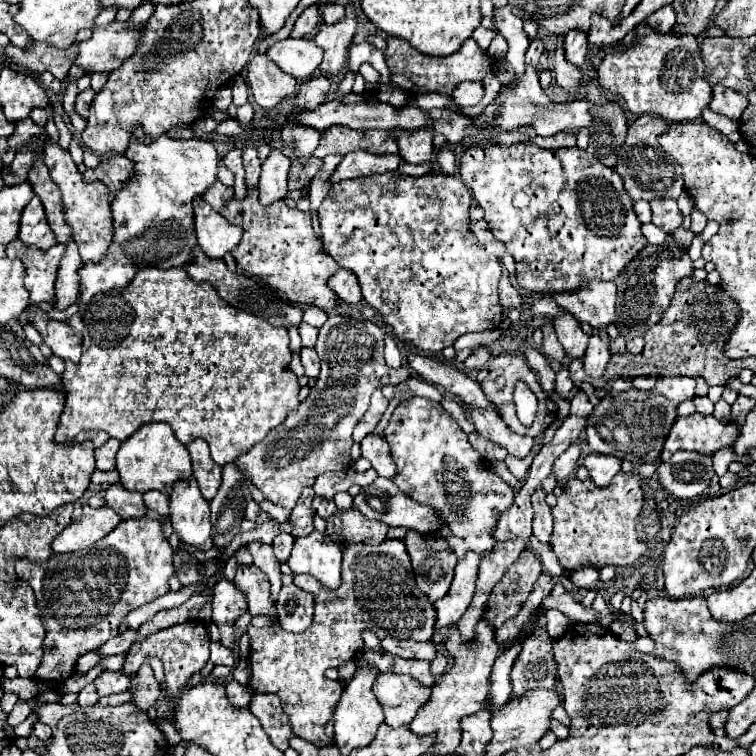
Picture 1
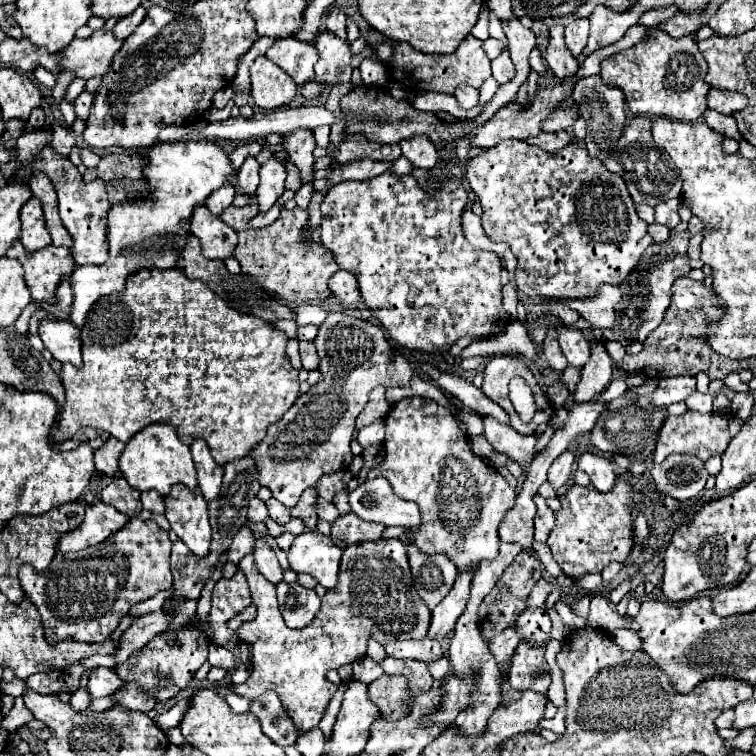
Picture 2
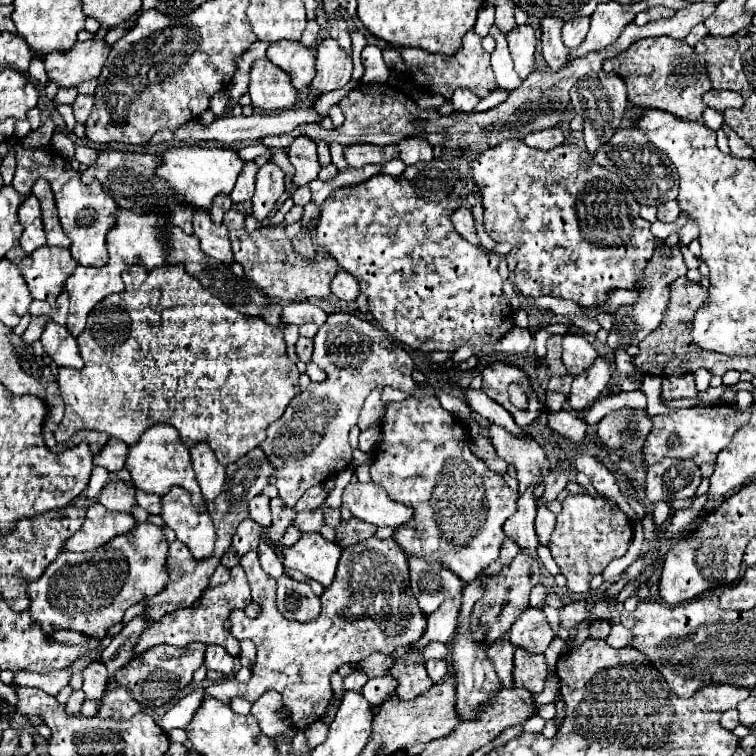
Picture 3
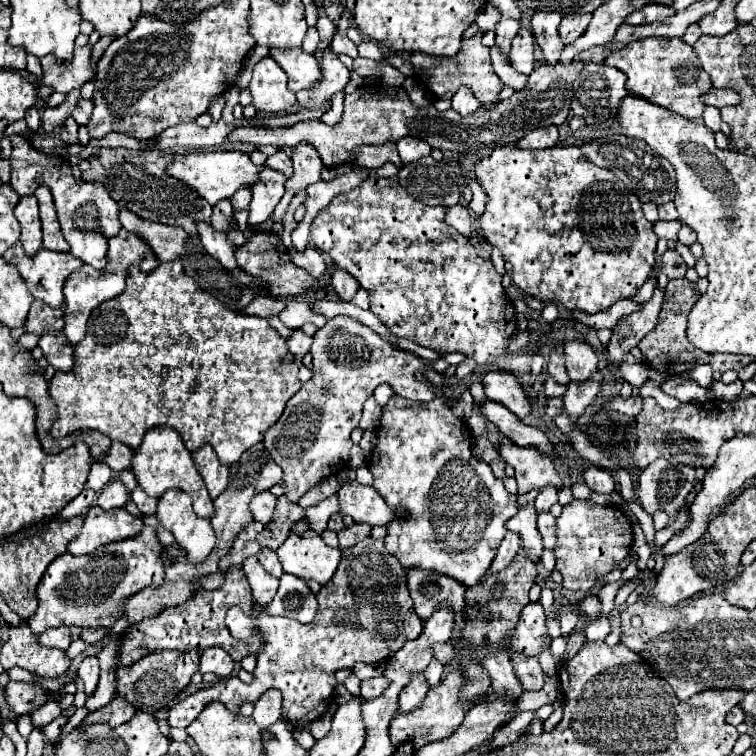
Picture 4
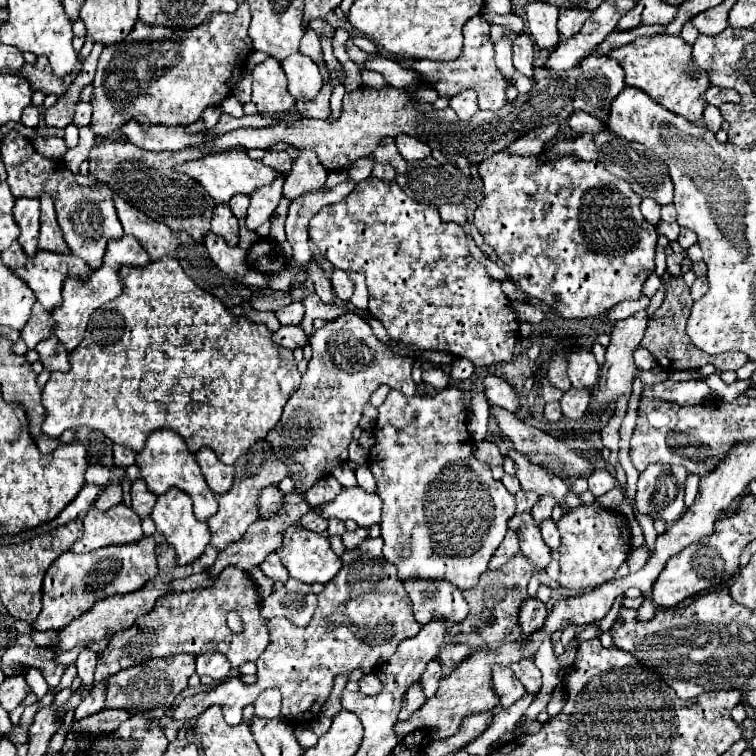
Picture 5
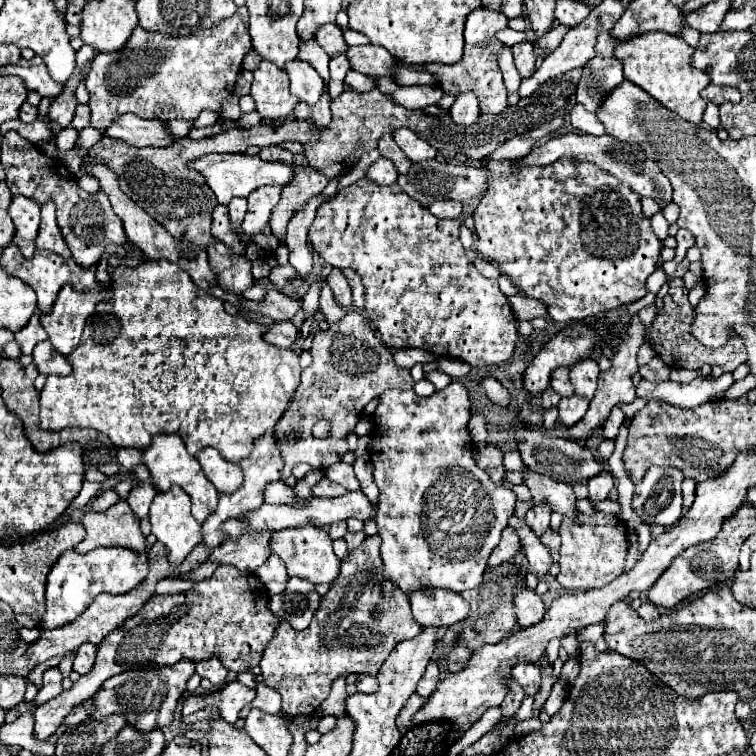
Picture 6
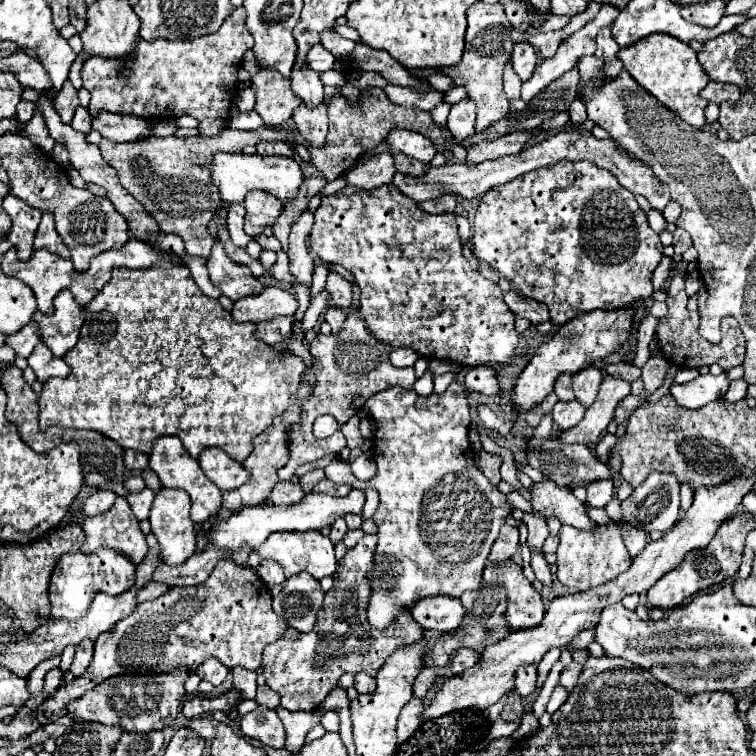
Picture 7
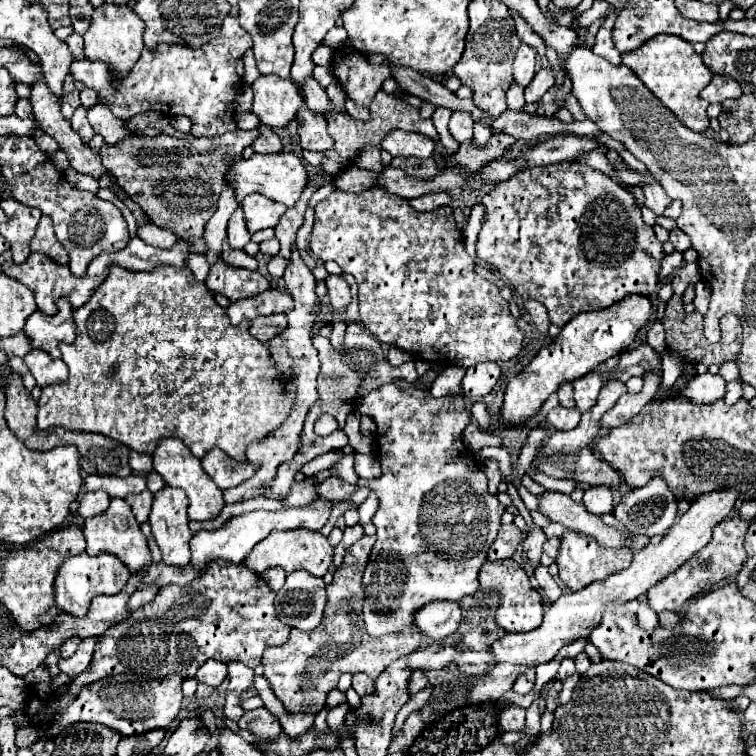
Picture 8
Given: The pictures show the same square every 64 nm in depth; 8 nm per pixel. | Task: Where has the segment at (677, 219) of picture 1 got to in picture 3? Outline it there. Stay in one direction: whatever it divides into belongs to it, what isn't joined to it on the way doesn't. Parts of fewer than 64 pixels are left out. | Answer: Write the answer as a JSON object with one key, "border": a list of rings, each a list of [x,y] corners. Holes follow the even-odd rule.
{"border":[[[672,200],[672,202],[664,202],[658,206],[658,220],[660,222],[674,222],[680,214],[680,208],[678,208],[678,202]]]}

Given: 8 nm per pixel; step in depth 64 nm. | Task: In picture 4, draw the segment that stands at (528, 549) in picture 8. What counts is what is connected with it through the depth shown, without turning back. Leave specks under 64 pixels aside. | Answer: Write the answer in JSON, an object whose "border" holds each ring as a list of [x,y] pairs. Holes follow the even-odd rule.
{"border":[[[544,486],[540,490],[540,494],[536,496],[536,510],[542,512],[542,510],[550,510],[552,504],[558,502],[558,488],[556,486]]]}

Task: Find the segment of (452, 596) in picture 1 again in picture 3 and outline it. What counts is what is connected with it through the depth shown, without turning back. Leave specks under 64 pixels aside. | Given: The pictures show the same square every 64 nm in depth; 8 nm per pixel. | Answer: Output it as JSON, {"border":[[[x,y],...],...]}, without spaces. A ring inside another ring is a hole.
{"border":[[[462,596],[444,600],[444,604],[440,604],[440,608],[428,616],[428,628],[424,636],[416,642],[416,648],[422,648],[432,640],[442,640],[442,642],[452,640],[460,606],[462,606]]]}

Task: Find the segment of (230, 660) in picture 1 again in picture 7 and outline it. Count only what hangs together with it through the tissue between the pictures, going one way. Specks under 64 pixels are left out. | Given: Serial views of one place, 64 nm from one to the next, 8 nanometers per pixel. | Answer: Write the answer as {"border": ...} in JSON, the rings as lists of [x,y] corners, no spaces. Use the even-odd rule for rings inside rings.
{"border":[[[212,658],[204,660],[204,664],[200,664],[200,666],[196,668],[196,674],[198,674],[202,680],[212,682],[214,686],[220,686],[220,684],[226,680],[228,672],[230,672],[230,670],[224,668],[224,664],[220,664],[218,660],[212,660]]]}

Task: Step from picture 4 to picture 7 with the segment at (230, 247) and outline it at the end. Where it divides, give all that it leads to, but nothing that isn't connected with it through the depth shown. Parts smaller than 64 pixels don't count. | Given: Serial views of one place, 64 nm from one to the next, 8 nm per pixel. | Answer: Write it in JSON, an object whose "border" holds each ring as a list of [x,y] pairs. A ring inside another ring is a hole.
{"border":[[[220,242],[212,246],[212,252],[208,256],[208,272],[212,284],[218,286],[222,294],[228,296],[230,300],[238,300],[242,296],[262,292],[262,284],[258,278],[252,276],[250,268],[232,262],[226,256],[224,246]]]}

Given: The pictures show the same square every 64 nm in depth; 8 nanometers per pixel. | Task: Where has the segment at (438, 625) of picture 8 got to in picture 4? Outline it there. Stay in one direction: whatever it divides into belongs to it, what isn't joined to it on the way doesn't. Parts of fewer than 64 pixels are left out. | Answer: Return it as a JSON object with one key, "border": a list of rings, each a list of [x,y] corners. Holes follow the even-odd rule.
{"border":[[[410,568],[408,590],[414,600],[414,608],[422,620],[432,616],[438,608],[452,608],[454,612],[464,610],[466,588],[452,576],[440,572],[426,572],[422,568]]]}

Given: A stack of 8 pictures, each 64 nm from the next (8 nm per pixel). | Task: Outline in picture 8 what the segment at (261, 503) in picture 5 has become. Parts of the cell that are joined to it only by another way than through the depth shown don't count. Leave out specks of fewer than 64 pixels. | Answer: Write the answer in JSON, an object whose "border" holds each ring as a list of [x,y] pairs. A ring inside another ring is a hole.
{"border":[[[308,478],[292,484],[288,496],[282,500],[284,506],[302,506],[302,504],[310,504],[312,498],[316,496],[316,484],[308,484]]]}

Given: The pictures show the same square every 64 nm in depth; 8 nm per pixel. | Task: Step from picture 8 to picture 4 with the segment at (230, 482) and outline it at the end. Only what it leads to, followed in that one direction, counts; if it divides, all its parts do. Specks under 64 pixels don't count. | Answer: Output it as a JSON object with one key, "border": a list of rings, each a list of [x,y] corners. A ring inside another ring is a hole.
{"border":[[[208,444],[200,446],[200,448],[192,454],[192,458],[194,458],[194,464],[196,464],[198,474],[202,476],[204,484],[206,484],[206,488],[208,488],[210,498],[214,500],[214,498],[216,498],[220,492],[224,492],[224,488],[228,486],[228,468],[218,462],[216,452],[214,452]]]}

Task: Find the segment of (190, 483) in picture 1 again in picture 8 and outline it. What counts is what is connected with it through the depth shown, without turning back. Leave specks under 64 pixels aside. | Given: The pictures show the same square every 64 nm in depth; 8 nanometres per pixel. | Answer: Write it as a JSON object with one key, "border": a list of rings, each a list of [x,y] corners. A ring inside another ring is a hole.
{"border":[[[164,486],[154,494],[150,510],[152,536],[156,538],[162,562],[170,566],[184,566],[190,562],[190,538],[194,536],[188,528],[188,498],[180,488]]]}

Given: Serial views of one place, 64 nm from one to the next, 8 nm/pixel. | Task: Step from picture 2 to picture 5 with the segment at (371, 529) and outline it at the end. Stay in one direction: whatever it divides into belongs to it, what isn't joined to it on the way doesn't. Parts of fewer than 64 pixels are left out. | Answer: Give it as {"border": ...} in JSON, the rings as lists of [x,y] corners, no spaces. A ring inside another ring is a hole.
{"border":[[[356,528],[354,532],[344,532],[342,534],[342,542],[344,542],[344,546],[348,548],[348,550],[352,550],[352,548],[356,548],[356,544],[360,544],[364,538],[368,538],[368,530],[366,528]]]}

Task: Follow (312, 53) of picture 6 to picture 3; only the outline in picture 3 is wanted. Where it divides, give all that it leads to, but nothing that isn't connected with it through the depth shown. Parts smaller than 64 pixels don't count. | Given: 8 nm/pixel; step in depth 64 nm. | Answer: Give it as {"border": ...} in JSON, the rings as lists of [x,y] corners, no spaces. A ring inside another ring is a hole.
{"border":[[[314,18],[314,20],[308,20],[308,24],[306,24],[306,30],[302,32],[302,38],[300,38],[300,42],[312,48],[312,46],[318,42],[318,32],[320,32],[320,28],[318,28],[318,24],[316,24],[316,18]]]}

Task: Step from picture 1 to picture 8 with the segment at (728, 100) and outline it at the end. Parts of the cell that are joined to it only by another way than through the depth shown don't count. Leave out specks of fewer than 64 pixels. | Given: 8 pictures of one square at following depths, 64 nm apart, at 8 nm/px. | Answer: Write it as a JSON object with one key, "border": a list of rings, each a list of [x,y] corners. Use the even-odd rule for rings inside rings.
{"border":[[[714,76],[710,84],[700,92],[700,98],[708,102],[724,102],[728,98],[740,98],[742,88],[736,84],[736,80],[728,80],[728,76]]]}

